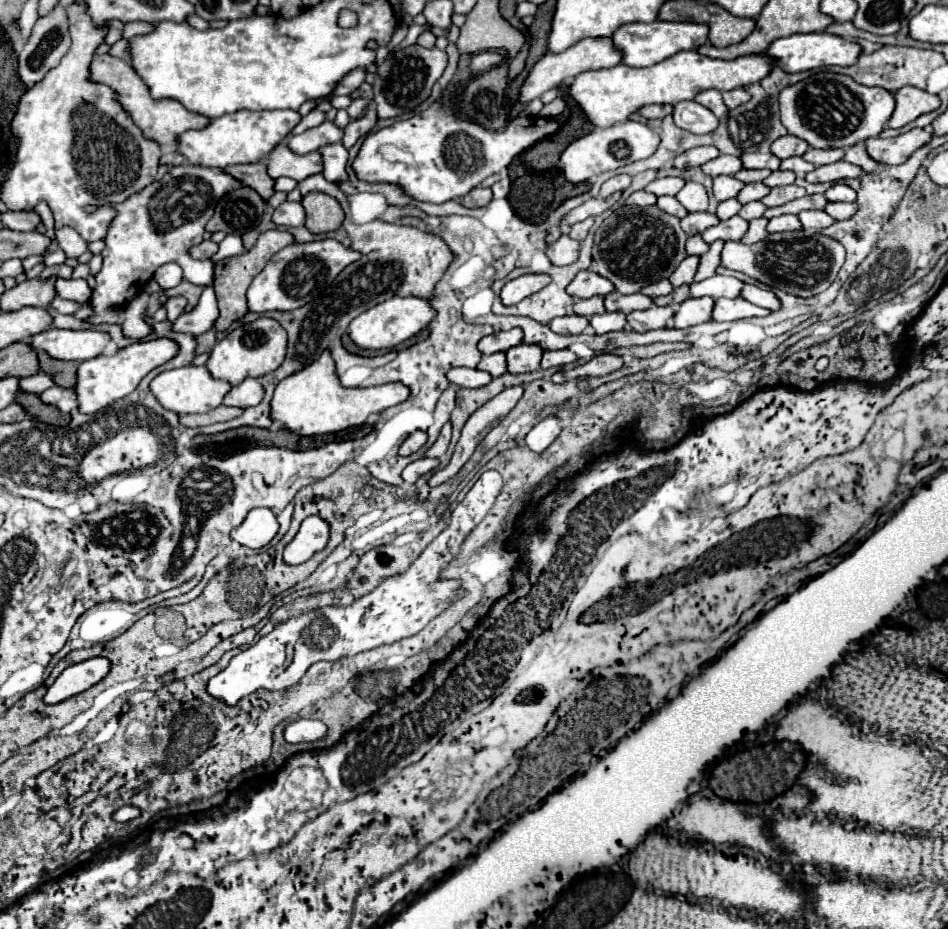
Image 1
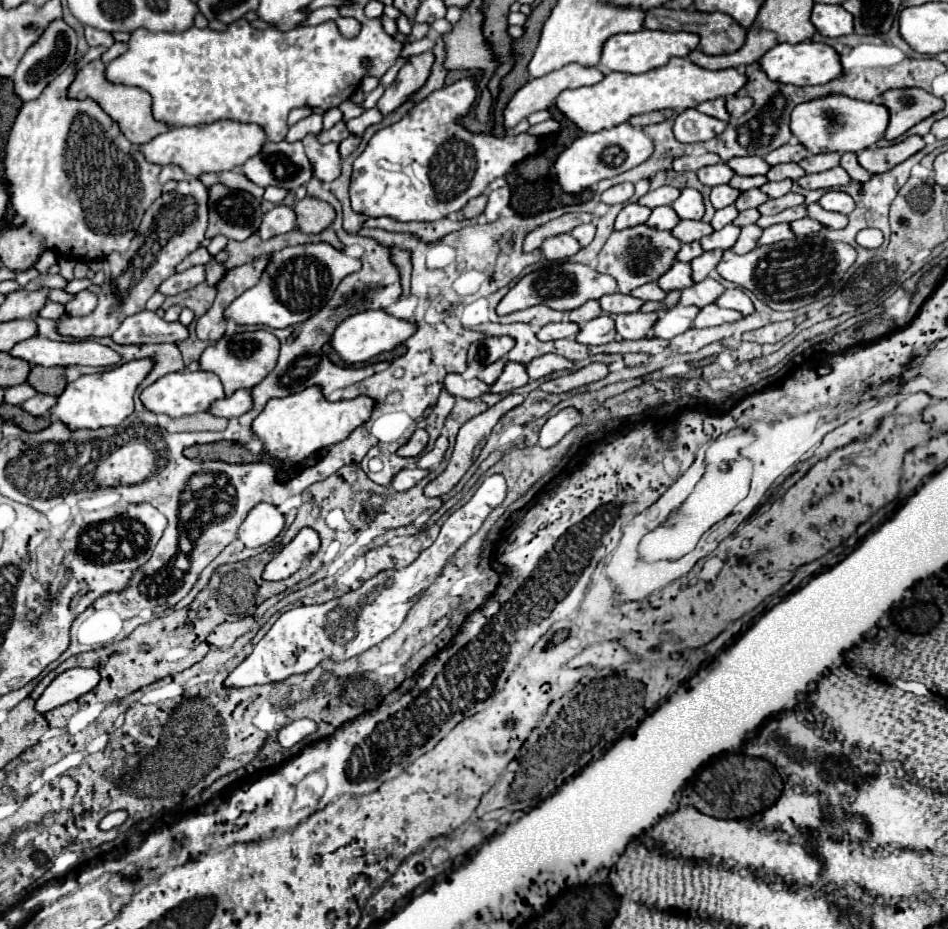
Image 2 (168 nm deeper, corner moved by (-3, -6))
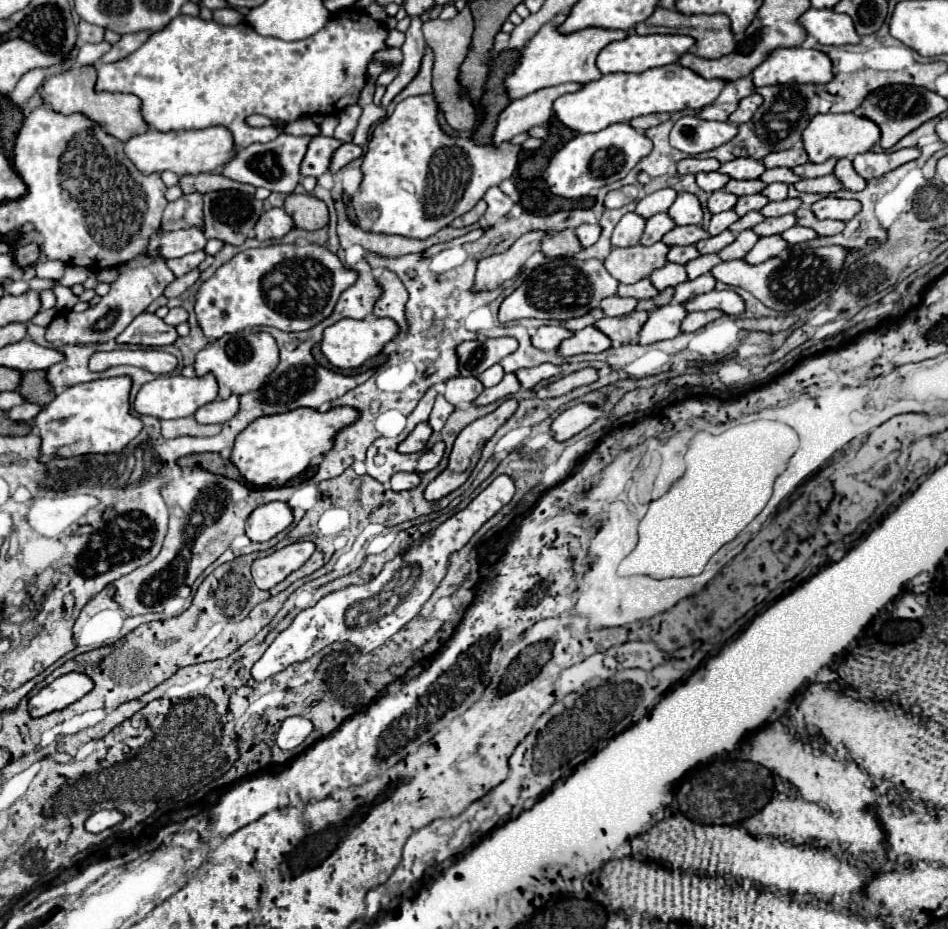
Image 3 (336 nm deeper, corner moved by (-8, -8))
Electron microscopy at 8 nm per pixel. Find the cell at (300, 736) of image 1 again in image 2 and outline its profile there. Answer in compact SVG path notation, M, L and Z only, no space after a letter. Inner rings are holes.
M297 719L297 721L291 721L289 725L285 725L279 735L277 735L277 741L289 749L297 743L301 743L305 737L313 735L317 731L317 723L311 721L311 719Z

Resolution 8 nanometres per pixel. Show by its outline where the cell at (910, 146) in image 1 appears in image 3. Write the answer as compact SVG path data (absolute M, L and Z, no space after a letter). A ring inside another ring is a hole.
M906 147L900 151L882 151L882 153L862 153L854 159L854 169L864 177L864 179L874 179L874 177L882 177L888 171L894 171L896 167L914 161L920 157L920 149L918 147Z

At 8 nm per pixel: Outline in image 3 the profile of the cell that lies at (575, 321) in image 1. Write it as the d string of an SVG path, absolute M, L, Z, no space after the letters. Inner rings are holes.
M546 325L536 331L536 335L532 337L532 345L542 351L554 351L560 347L560 343L564 339L568 339L572 335L574 333L570 329L566 329L564 325Z

